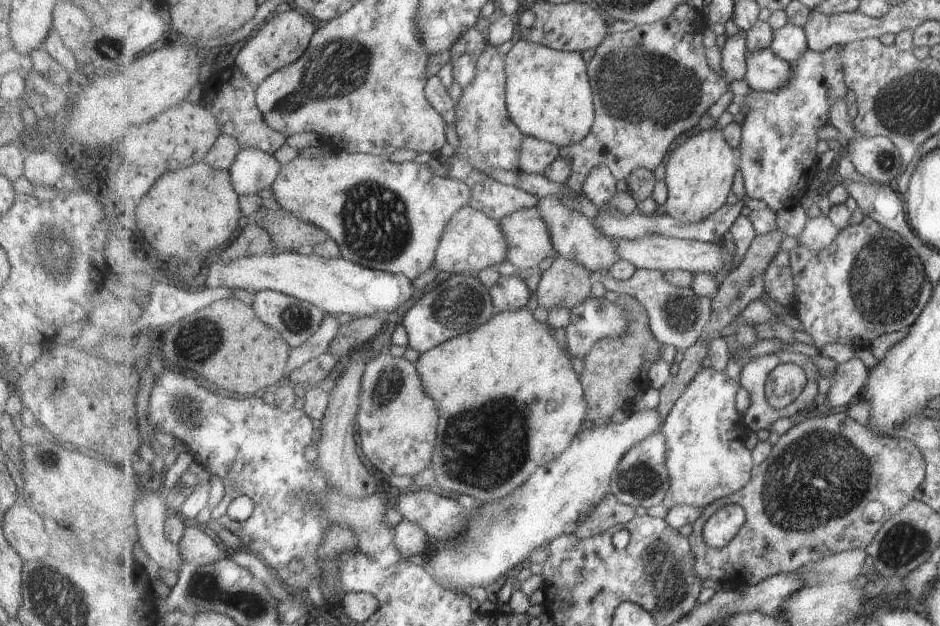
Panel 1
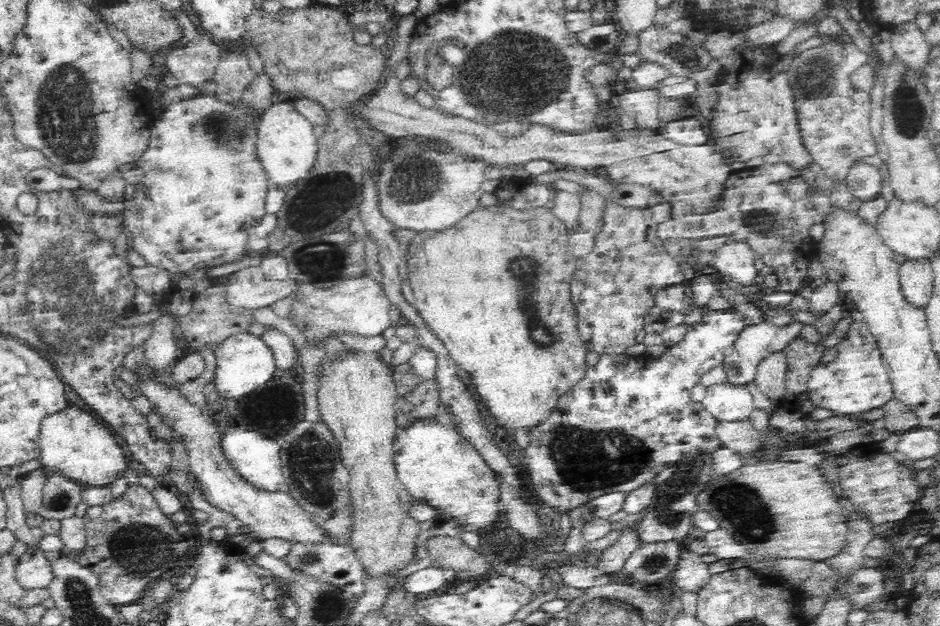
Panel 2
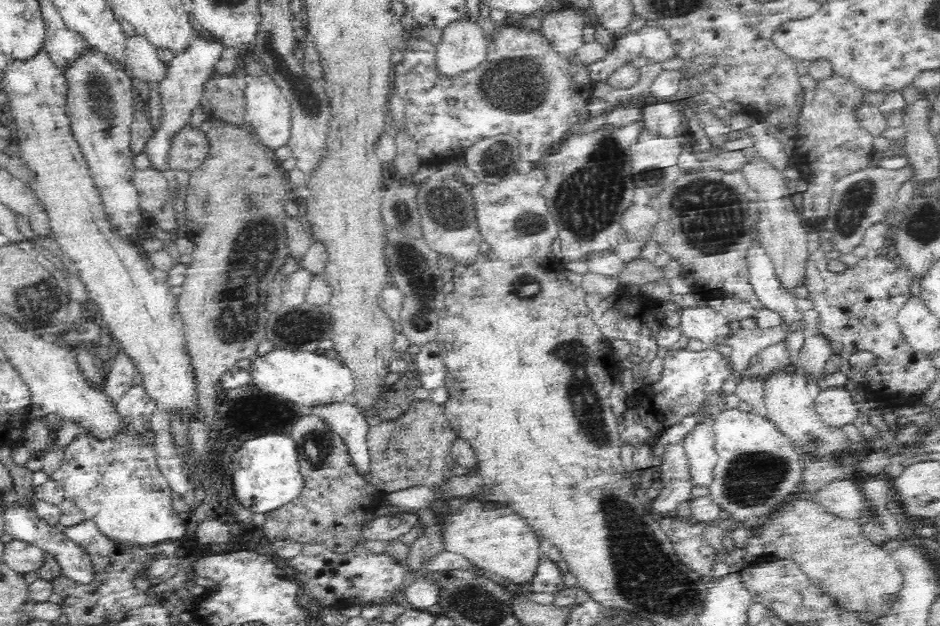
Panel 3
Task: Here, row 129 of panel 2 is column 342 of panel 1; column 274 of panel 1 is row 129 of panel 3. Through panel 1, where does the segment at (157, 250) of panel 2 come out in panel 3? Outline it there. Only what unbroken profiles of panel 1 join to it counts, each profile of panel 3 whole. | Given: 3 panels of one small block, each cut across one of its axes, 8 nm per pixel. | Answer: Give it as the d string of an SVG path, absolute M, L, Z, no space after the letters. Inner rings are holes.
M190 123L172 138L172 148L168 156L168 165L173 170L186 170L189 173L205 159L209 142L200 129Z

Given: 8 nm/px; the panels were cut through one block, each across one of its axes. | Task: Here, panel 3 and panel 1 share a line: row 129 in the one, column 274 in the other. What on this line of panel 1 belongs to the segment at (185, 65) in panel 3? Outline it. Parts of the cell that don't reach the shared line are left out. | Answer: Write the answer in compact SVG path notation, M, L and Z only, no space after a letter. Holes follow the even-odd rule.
M246 147L237 154L228 171L231 173L234 190L240 195L259 194L261 190L271 189L275 184L282 172L282 164L271 153Z

